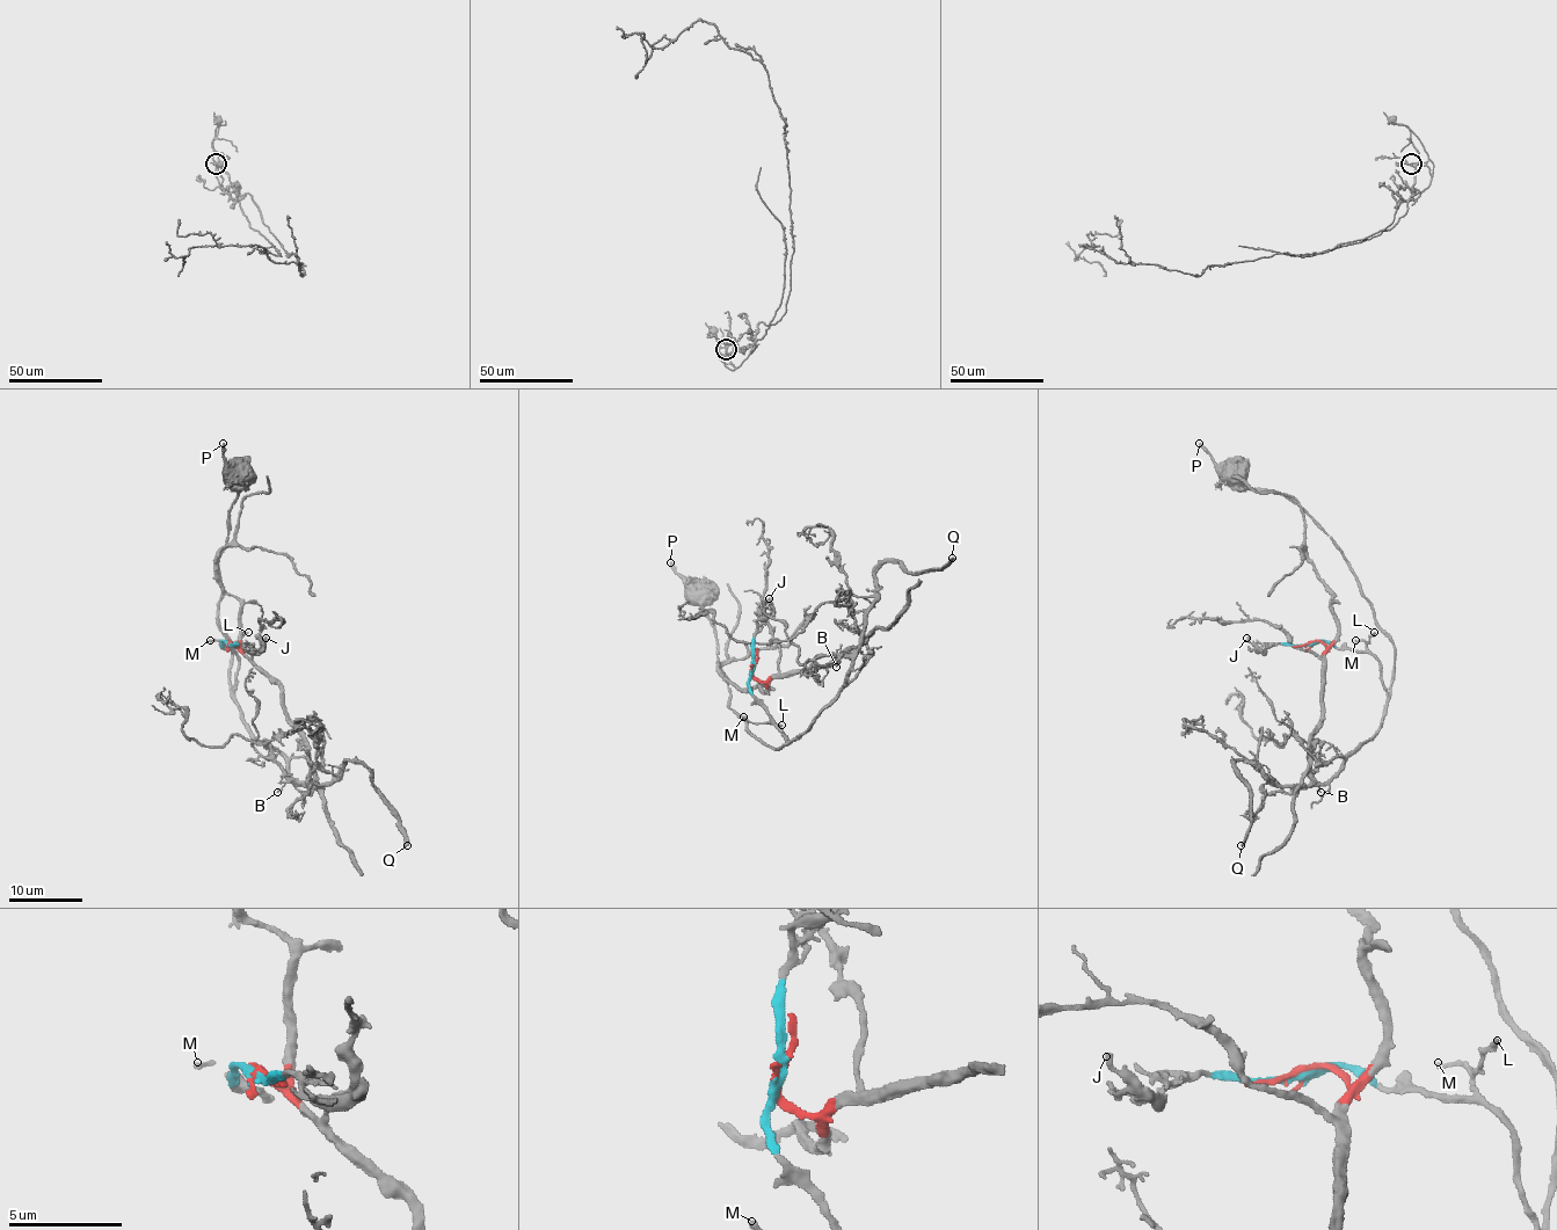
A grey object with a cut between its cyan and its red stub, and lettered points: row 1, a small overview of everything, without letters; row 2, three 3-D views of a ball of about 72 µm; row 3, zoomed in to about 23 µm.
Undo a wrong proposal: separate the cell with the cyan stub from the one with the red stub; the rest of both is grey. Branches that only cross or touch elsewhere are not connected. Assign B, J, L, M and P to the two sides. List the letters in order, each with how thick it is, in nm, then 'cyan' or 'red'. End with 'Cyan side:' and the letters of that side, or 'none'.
B: calibre 160 nm; cyan
J: calibre 200 nm; cyan
L: calibre 240 nm; cyan
M: calibre 190 nm; cyan
P: calibre 280 nm; cyan
Cyan side: B, J, L, M, P

